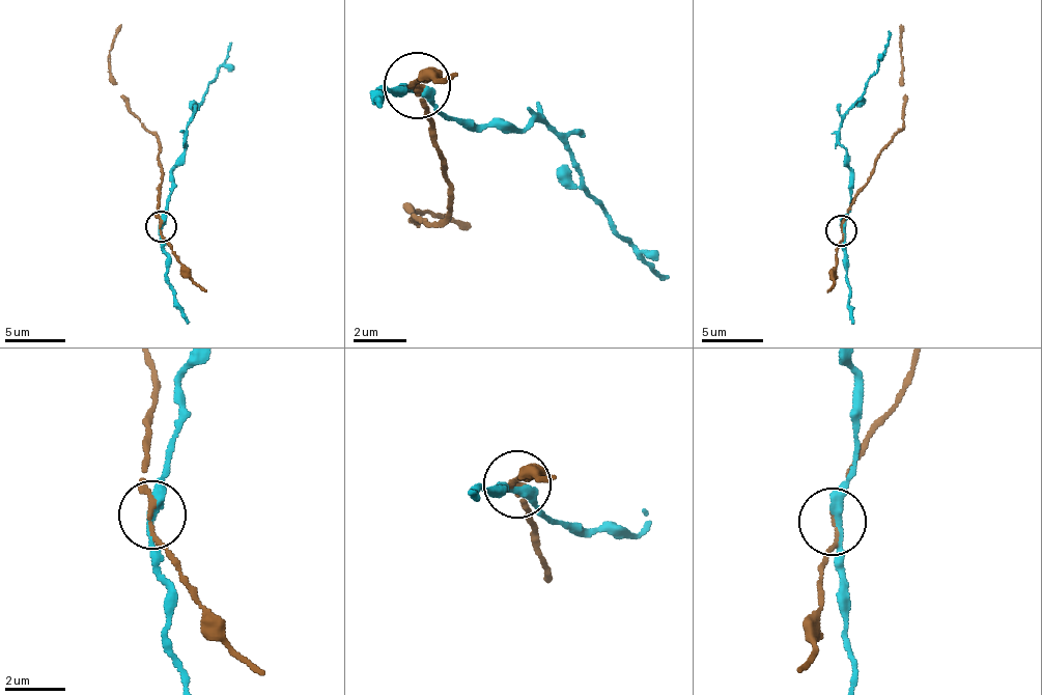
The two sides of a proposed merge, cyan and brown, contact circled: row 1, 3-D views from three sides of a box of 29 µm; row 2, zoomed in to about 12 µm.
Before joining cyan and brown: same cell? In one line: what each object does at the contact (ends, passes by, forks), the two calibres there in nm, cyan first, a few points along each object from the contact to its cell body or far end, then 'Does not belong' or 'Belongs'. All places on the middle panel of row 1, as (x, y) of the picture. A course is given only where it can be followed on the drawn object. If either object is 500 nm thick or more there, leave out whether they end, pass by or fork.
At the ring cyan passes by. At the ring brown passes by. Thickness 280 nm (cyan) against 120 nm. Course of cyan: (416, 86), (453, 119), (476, 127), (522, 129), (545, 120), (623, 239), (669, 278). Course of brown: (416, 86), (426, 107), (438, 151), (455, 194), (441, 218), (415, 220), (411, 212), (440, 212), (473, 228). Does not belong

